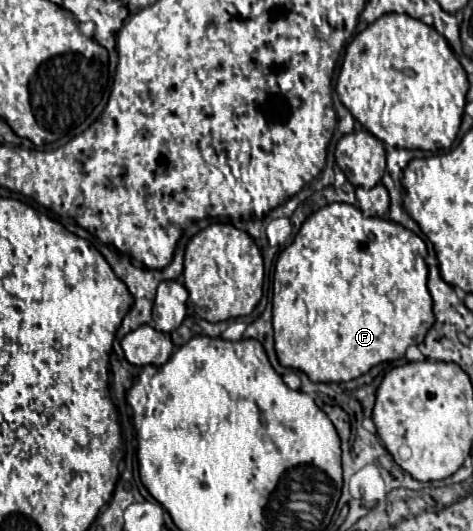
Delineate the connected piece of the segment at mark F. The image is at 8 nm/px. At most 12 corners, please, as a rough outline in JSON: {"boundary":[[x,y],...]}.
{"boundary":[[331,203],[277,259],[283,367],[341,383],[431,329],[425,241]]}

